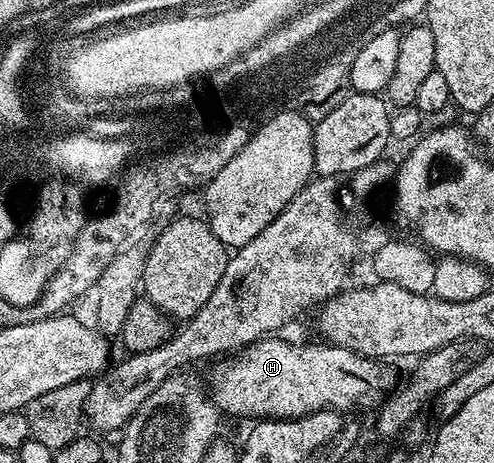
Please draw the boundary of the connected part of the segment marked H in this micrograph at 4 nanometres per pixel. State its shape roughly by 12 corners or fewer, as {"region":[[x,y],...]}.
{"region":[[270,334],[213,372],[226,417],[372,409],[384,359]]}

